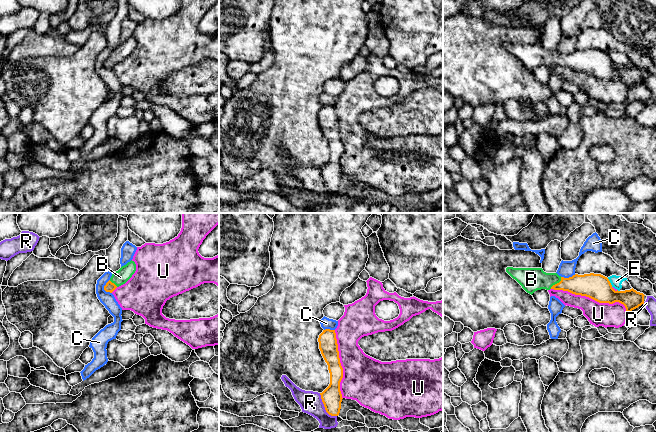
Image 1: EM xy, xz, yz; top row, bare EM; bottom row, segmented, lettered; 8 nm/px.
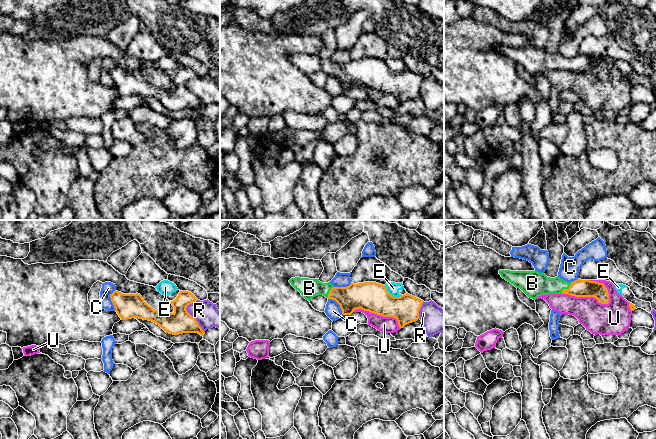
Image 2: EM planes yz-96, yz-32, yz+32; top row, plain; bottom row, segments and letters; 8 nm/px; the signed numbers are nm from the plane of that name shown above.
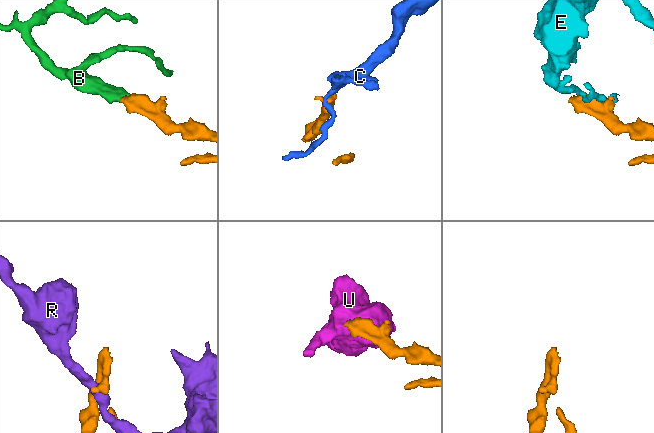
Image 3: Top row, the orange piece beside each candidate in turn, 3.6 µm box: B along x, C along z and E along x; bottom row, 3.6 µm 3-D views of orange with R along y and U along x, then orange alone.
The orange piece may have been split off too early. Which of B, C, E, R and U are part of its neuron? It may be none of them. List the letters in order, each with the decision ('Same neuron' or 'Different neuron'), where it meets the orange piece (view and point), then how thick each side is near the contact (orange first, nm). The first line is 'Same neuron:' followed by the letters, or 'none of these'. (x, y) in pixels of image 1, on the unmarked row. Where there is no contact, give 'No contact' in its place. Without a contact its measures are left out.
Same neuron: B
B: Same neuron. Touches orange at yz (557, 59). Thickness 180 nm (orange) against 190 nm
C: Different neuron. Touches orange at xy (104, 64). Thickness 80 nm (orange) against 110 nm
E: Different neuron. Touches orange at yz (609, 58). Thickness 200 nm (orange) against 90 nm
R: Different neuron. Touches orange at xz (324, 182). Thickness 160 nm (orange) against 180 nm
U: Different neuron. Touches orange at yz (591, 74). Thickness 200 nm (orange) against 190 nm

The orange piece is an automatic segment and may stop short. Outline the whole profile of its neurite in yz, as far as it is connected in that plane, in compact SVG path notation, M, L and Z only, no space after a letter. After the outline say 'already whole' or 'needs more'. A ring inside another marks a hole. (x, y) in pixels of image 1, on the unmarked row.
M507 43L506 48L529 70L541 65L568 67L575 71L589 73L599 79L623 80L629 89L644 80L644 70L633 64L615 67L609 55L601 50L575 50L564 54L557 49L546 49L542 44Z | needs more

